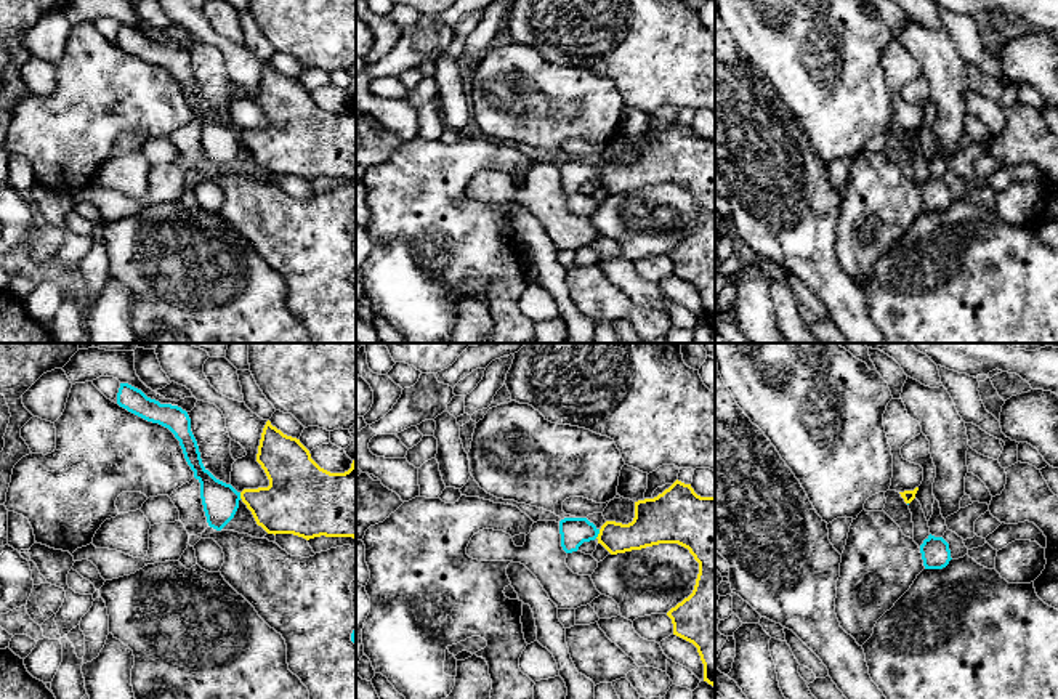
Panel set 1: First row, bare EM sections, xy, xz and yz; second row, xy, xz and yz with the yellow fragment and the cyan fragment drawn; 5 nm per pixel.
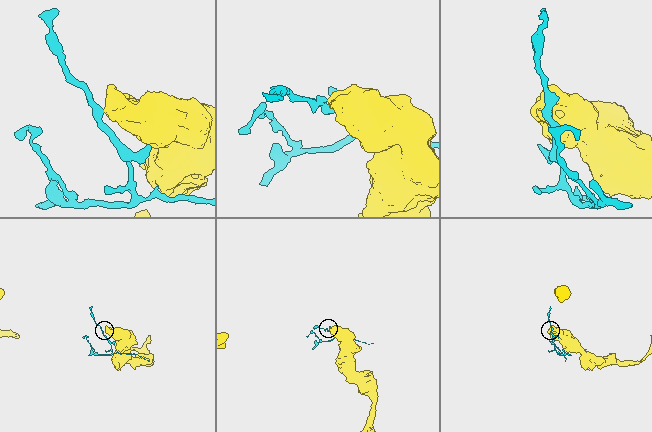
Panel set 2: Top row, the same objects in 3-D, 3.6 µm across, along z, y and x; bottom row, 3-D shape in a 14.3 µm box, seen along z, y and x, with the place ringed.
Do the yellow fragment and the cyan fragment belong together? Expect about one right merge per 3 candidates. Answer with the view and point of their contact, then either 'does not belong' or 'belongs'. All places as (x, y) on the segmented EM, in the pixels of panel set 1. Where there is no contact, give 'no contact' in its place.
meets yellow in xz at (598, 534); does not belong

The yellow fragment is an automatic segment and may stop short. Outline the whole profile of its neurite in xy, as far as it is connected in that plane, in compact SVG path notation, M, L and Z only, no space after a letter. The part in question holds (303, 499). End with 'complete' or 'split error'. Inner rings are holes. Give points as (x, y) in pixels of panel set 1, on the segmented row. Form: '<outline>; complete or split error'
M268 420L256 462L264 470L269 486L244 489L240 499L268 534L293 534L306 540L321 535L356 539L356 459L348 471L330 473L311 459L300 439L284 434Z; complete

